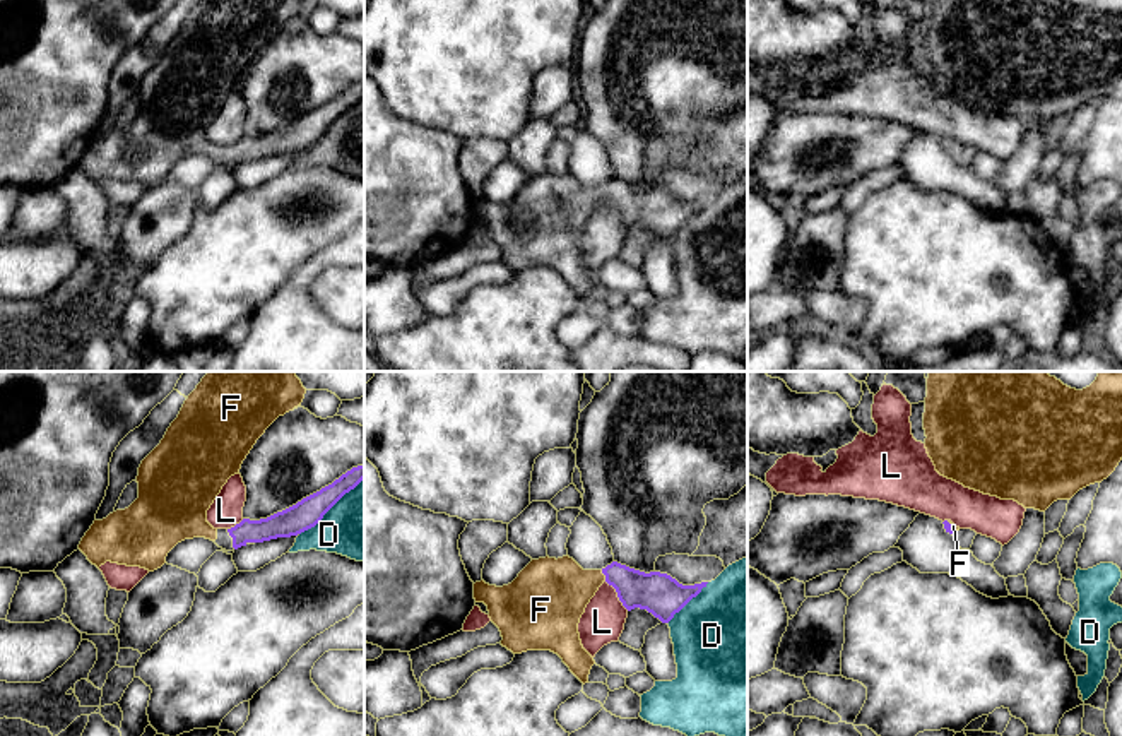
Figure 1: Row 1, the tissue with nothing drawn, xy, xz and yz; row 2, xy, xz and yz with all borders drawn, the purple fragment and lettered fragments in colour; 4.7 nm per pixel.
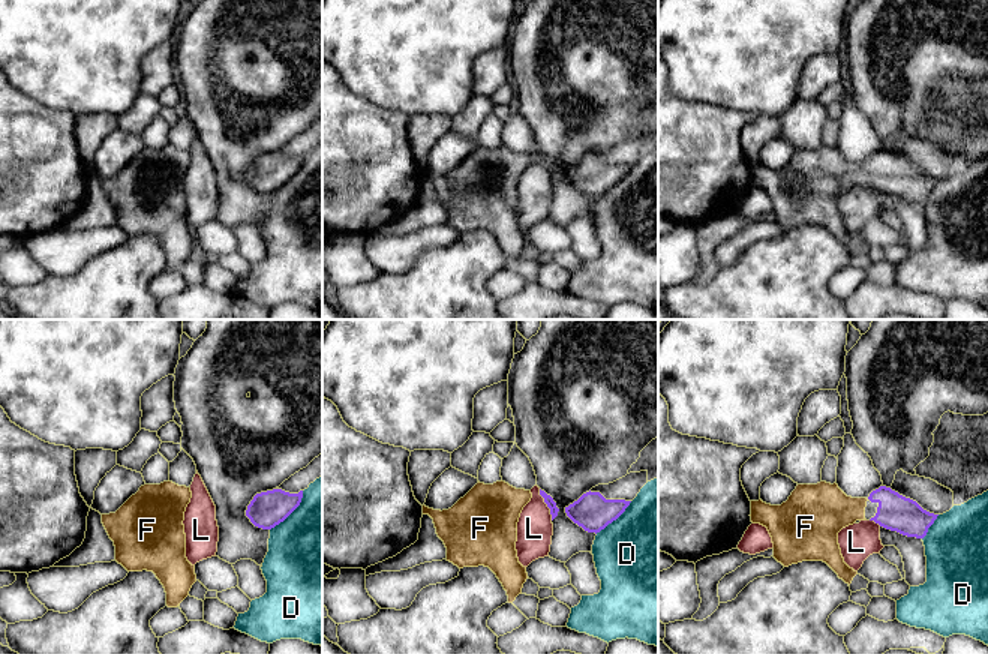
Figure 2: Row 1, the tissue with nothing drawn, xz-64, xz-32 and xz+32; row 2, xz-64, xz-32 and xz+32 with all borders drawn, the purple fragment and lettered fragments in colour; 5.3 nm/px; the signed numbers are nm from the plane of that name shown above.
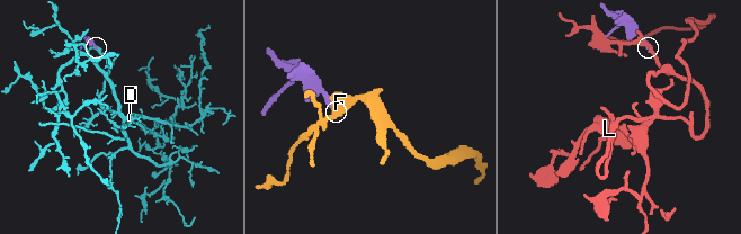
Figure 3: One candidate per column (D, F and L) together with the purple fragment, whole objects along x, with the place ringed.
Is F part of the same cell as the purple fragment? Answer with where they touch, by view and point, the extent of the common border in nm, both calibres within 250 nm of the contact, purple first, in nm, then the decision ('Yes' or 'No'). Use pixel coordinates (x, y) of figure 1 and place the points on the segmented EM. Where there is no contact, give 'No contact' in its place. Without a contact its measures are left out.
Touches purple at xz (604, 574). Shared border 50 nm. Thickness 180 nm (purple) against 320 nm. Yes

